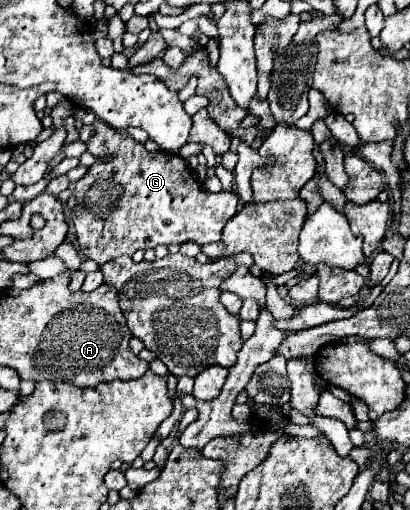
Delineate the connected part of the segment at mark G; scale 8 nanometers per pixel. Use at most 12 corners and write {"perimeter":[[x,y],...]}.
{"perimeter":[[101,120],[69,220],[105,264],[217,242],[235,192],[203,190],[179,154]]}

